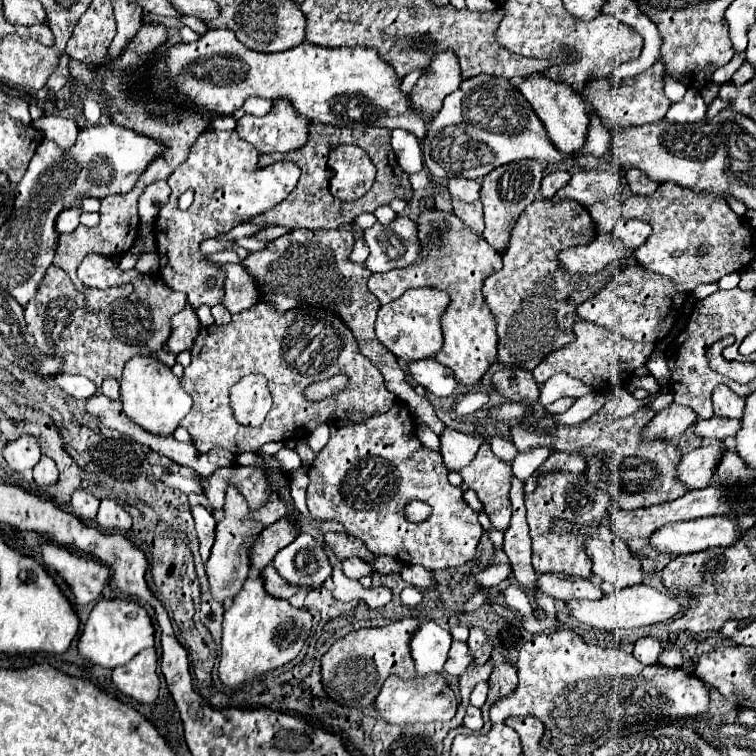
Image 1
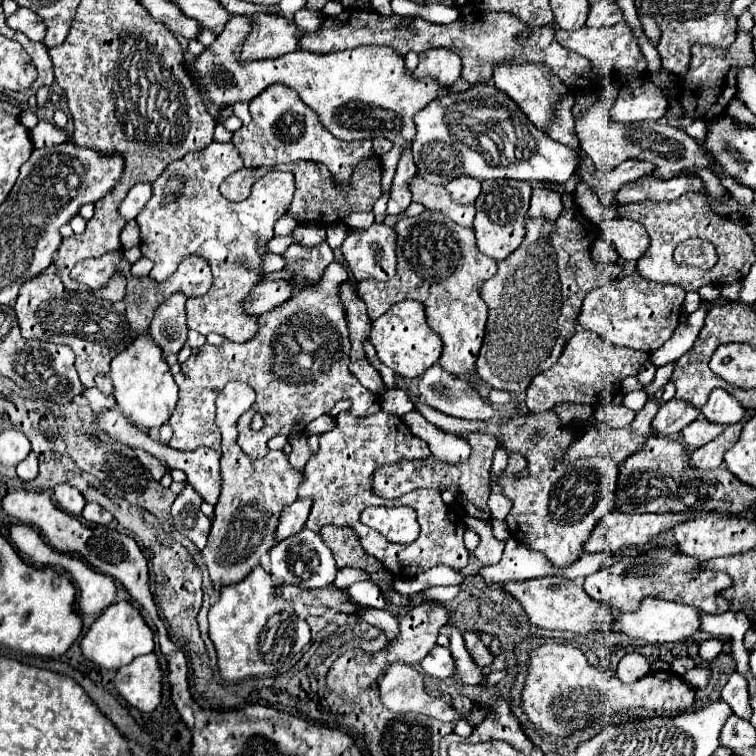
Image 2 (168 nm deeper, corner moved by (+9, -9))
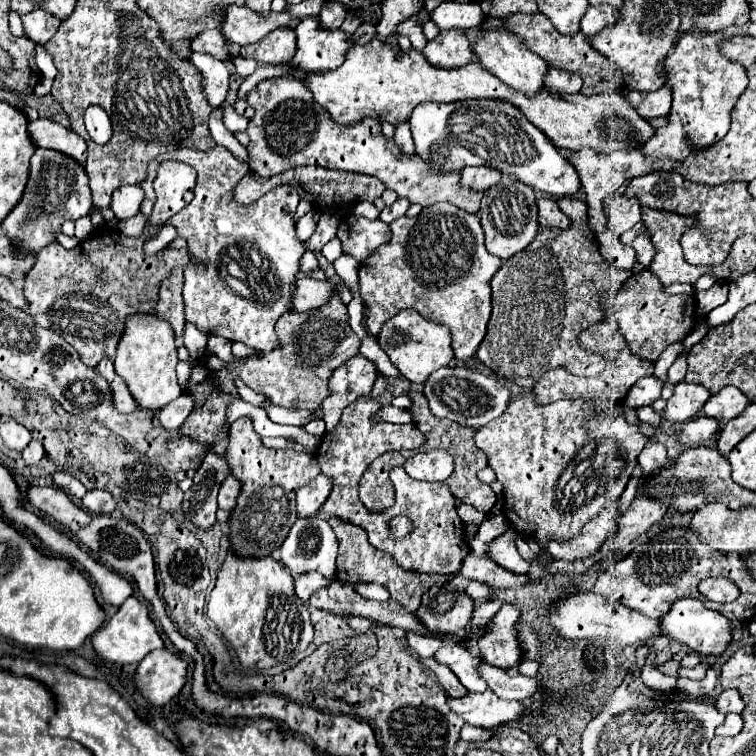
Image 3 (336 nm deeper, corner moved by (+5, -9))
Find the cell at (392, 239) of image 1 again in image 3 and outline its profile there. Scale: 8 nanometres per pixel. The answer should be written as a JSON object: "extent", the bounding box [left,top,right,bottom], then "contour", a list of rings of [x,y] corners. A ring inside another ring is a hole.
{"extent":[337,217,391,263],"contour":[[[345,217],[339,223],[337,237],[343,243],[343,253],[353,257],[357,263],[365,263],[377,247],[385,245],[391,239],[391,229],[387,223],[375,219],[363,219],[363,217]]]}

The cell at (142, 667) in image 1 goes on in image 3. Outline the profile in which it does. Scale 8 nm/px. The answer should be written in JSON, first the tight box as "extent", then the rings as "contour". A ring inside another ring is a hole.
{"extent":[133,649,187,707],"contour":[[[167,649],[151,651],[133,675],[135,689],[151,707],[167,705],[185,685],[187,663]]]}

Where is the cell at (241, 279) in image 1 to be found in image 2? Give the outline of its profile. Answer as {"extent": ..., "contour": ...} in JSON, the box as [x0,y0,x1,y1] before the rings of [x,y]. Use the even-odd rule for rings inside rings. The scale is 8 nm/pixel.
{"extent":[245,279,295,315],"contour":[[[265,279],[265,281],[261,281],[261,285],[257,285],[253,289],[249,299],[245,301],[245,311],[255,313],[255,315],[273,311],[279,305],[283,305],[285,301],[289,301],[289,297],[293,295],[293,289],[295,289],[295,285],[291,281]]]}

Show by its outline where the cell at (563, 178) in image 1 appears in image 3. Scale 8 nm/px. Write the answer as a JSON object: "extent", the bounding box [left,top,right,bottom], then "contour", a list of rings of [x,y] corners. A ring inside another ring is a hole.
{"extent":[537,197,571,229],"contour":[[[543,197],[537,199],[537,207],[539,207],[539,223],[541,227],[559,227],[559,229],[569,229],[571,221],[569,217],[565,217],[565,213],[559,209],[555,199]]]}

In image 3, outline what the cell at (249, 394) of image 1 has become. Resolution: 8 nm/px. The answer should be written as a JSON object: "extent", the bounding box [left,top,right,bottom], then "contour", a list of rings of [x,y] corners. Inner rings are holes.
{"extent":[227,417,321,557],"contour":[[[247,417],[237,419],[229,429],[227,463],[231,467],[231,475],[241,483],[237,505],[231,509],[229,517],[229,549],[239,557],[269,557],[289,535],[293,521],[297,521],[295,491],[321,473],[319,463],[307,453],[267,449]]]}

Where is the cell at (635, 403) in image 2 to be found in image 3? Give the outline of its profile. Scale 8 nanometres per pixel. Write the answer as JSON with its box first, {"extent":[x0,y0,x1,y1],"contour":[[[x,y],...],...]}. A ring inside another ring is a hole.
{"extent":[637,407,661,427],"contour":[[[637,407],[637,415],[641,421],[647,421],[647,423],[653,423],[655,427],[661,425],[661,417],[651,409],[651,407]]]}

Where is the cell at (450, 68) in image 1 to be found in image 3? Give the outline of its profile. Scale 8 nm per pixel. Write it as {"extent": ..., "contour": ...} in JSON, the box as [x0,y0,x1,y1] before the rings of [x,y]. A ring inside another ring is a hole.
{"extent":[423,29,473,69],"contour":[[[463,29],[441,31],[423,49],[425,59],[441,69],[459,69],[473,61],[473,49]]]}

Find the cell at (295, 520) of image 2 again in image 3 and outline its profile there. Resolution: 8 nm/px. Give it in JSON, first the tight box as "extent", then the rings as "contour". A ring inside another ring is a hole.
{"extent":[297,475,331,517],"contour":[[[317,475],[311,483],[297,491],[297,515],[299,517],[313,517],[319,507],[325,503],[325,497],[331,493],[331,481],[325,475]]]}

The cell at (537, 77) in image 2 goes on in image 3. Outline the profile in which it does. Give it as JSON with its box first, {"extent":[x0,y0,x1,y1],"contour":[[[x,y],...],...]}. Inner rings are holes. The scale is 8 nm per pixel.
{"extent":[475,19,547,97],"contour":[[[485,19],[481,23],[481,29],[485,31],[485,35],[475,43],[475,53],[479,57],[479,63],[493,73],[495,77],[499,77],[505,85],[509,85],[511,89],[523,93],[525,97],[533,97],[543,89],[543,77],[547,75],[547,63],[537,57],[533,51],[529,51],[519,37],[515,37],[513,33],[509,33],[503,23],[499,19]]]}

